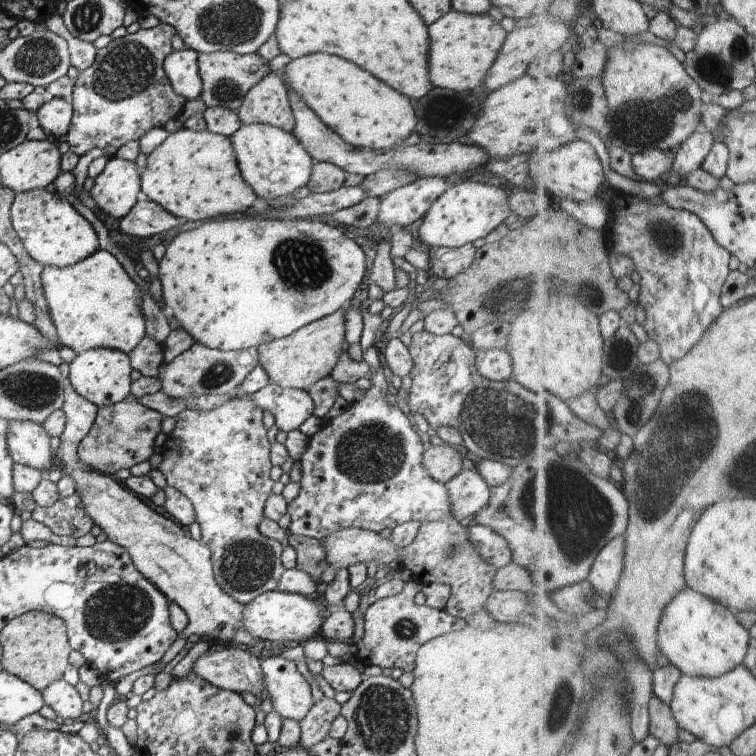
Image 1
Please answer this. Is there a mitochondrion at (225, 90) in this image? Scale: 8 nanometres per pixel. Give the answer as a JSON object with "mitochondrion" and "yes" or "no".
{"mitochondrion":"yes"}

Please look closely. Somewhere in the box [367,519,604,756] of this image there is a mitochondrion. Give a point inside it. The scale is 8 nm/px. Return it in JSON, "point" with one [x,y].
{"point":[559,704]}

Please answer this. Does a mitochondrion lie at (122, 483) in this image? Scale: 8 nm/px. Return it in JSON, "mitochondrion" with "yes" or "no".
{"mitochondrion":"no"}

